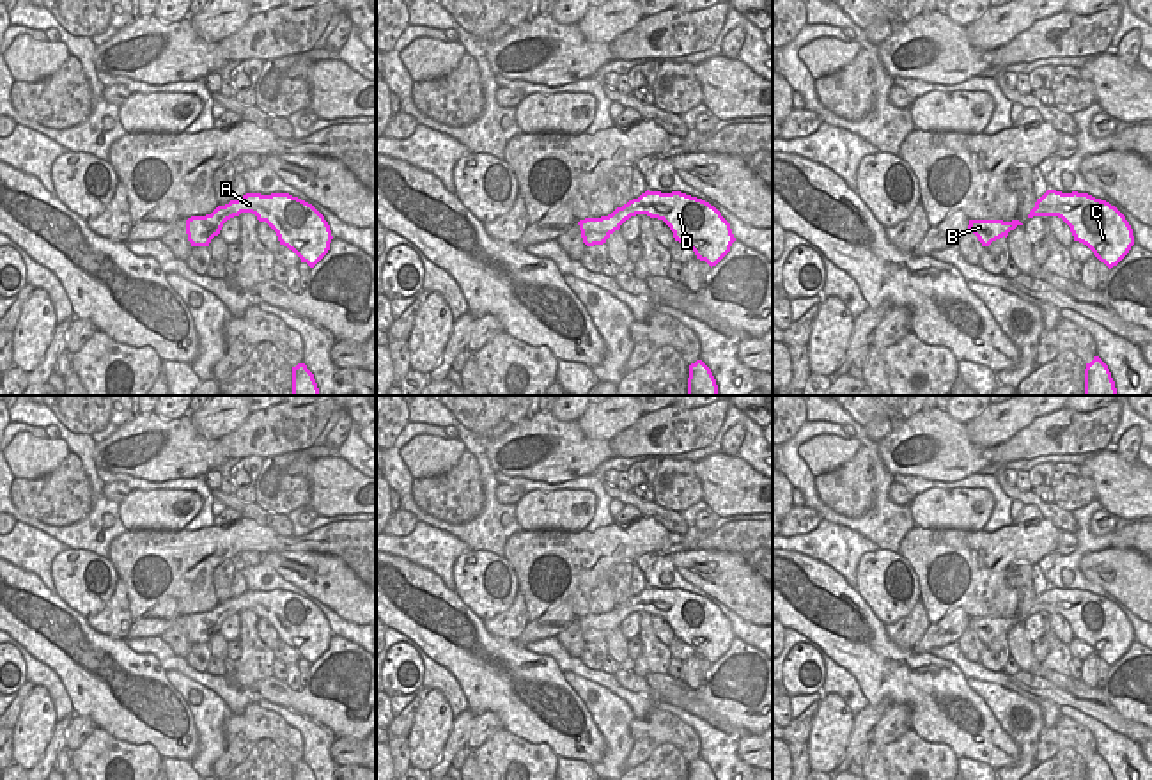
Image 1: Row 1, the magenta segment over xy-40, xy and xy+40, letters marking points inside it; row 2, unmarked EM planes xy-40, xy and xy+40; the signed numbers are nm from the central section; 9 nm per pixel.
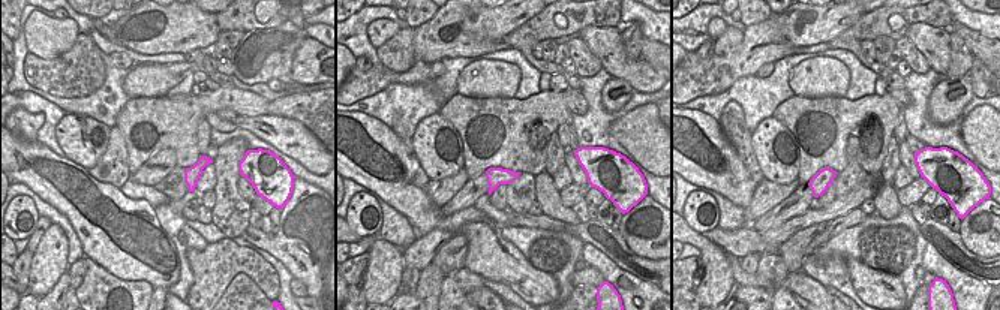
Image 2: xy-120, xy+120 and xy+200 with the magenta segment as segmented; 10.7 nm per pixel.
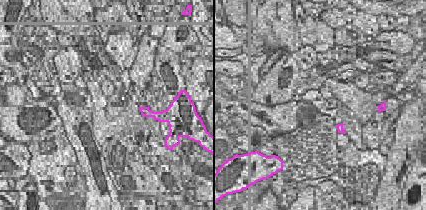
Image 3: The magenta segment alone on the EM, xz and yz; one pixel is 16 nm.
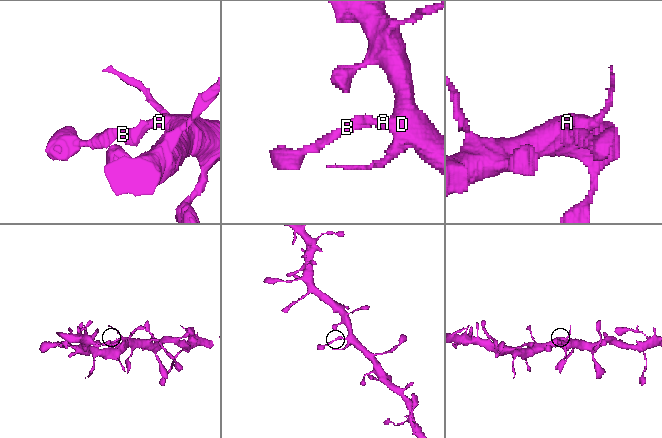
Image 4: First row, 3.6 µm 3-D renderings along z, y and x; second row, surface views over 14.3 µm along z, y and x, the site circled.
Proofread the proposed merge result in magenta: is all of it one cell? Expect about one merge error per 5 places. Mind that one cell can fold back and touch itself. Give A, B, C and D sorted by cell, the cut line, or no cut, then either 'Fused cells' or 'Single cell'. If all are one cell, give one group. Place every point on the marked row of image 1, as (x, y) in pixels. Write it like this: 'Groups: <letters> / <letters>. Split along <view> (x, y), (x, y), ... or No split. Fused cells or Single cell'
Groups: A B C D. No split. Single cell

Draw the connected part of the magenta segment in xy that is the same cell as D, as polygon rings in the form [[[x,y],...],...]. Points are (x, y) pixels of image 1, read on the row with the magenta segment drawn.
[[[645,191],[638,199],[617,207],[601,218],[580,220],[580,230],[587,246],[603,245],[636,214],[663,220],[673,232],[675,241],[695,252],[697,259],[716,266],[736,241],[730,223],[709,202],[681,193]]]

